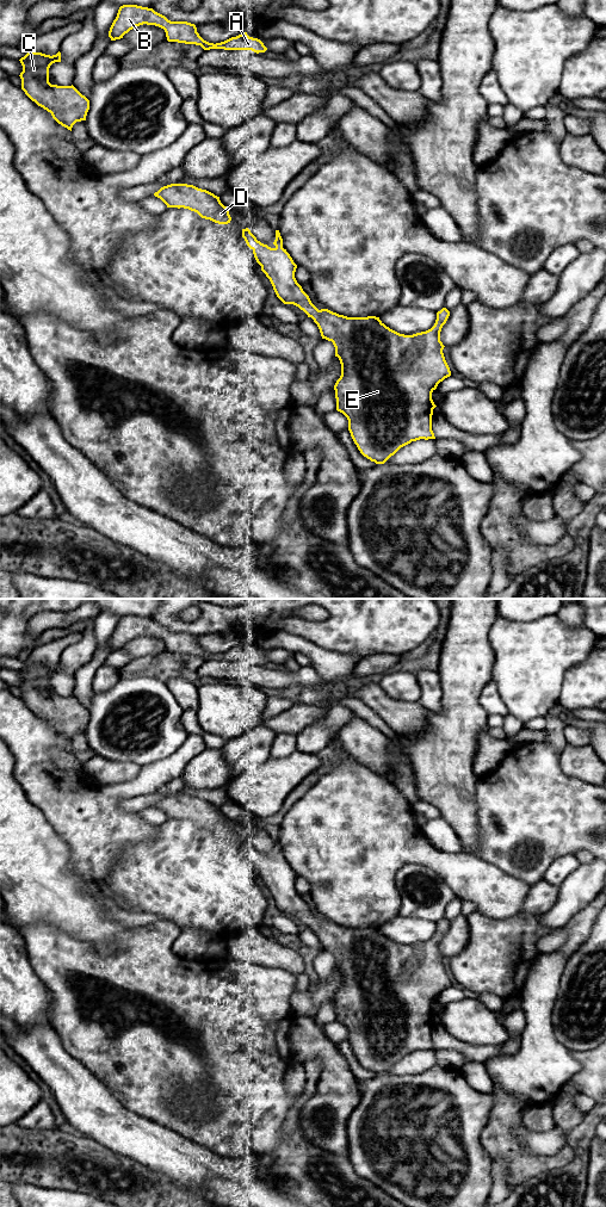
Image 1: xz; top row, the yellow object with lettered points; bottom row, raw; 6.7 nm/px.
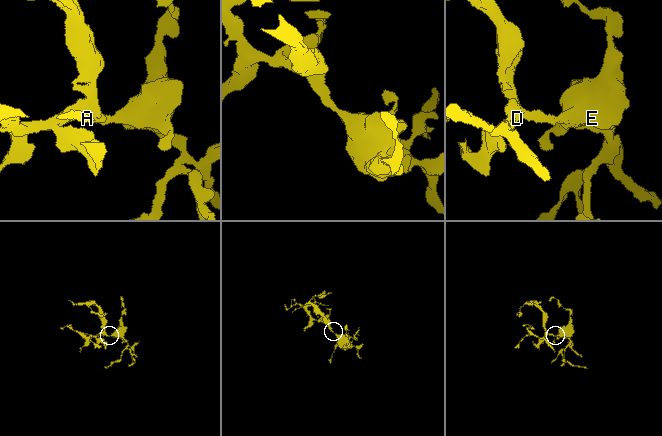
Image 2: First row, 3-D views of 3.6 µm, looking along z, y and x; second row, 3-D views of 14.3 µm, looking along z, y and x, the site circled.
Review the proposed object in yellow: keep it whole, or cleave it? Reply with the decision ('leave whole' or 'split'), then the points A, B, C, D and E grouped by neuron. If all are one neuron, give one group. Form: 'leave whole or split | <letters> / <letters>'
leave whole | A B C D E

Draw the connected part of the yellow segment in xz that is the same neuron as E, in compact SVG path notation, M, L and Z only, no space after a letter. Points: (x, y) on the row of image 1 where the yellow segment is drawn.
M248 228L242 229L242 237L277 297L284 304L303 310L317 324L322 339L333 342L335 357L341 364L341 376L334 385L336 410L347 417L348 431L360 453L376 464L384 464L412 441L435 439L432 415L437 406L432 392L451 376L443 353L445 346L440 341L440 332L450 311L446 308L438 311L431 329L404 335L390 329L376 316L347 317L328 309L319 310L295 278L297 265L283 248L279 230L276 230L274 248L258 241Z

